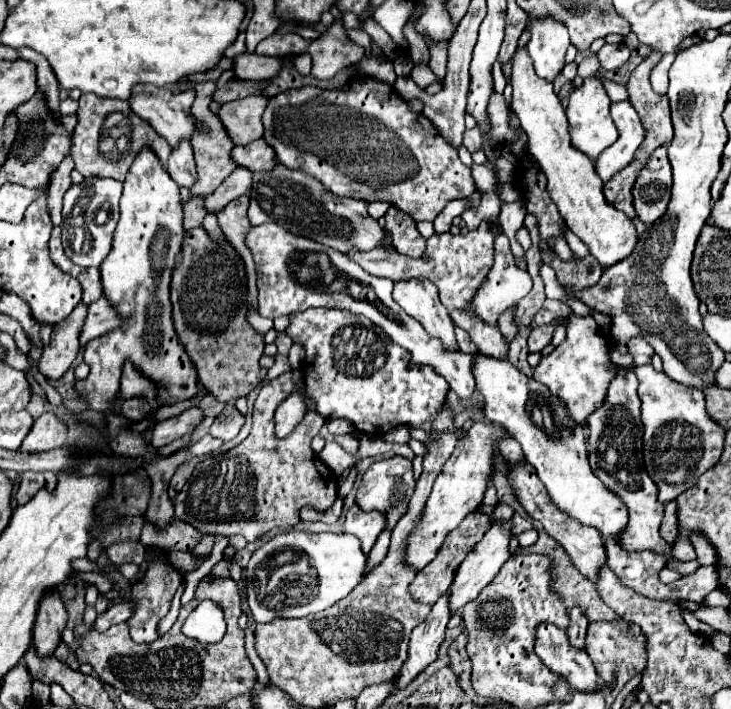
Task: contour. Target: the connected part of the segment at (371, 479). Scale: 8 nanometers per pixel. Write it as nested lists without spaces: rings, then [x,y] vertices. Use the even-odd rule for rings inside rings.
[[[393,455],[389,459],[375,461],[367,469],[367,473],[361,477],[361,483],[357,487],[355,505],[363,511],[385,513],[385,529],[393,529],[397,525],[397,521],[407,513],[407,505],[413,495],[413,489],[415,489],[415,477],[413,477],[411,461],[405,457]]]

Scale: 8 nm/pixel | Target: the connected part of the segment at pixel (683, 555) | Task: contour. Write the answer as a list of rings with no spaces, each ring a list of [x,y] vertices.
[[[679,535],[675,545],[673,545],[671,555],[673,555],[675,561],[693,561],[695,559],[695,549],[693,549],[693,545],[691,545],[691,541],[687,537]]]

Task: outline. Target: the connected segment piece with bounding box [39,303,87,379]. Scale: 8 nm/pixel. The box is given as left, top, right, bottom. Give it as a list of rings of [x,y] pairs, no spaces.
[[[79,303],[69,317],[53,327],[51,341],[39,357],[39,373],[47,379],[61,379],[79,353],[79,325],[87,315],[87,305]]]

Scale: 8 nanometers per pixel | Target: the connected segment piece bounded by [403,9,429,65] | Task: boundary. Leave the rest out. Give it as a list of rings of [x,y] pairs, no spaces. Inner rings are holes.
[[[415,9],[414,14],[403,27],[403,33],[410,45],[410,56],[415,65],[427,64],[429,61],[428,46],[414,28],[414,22],[419,17],[419,13],[419,9]]]

